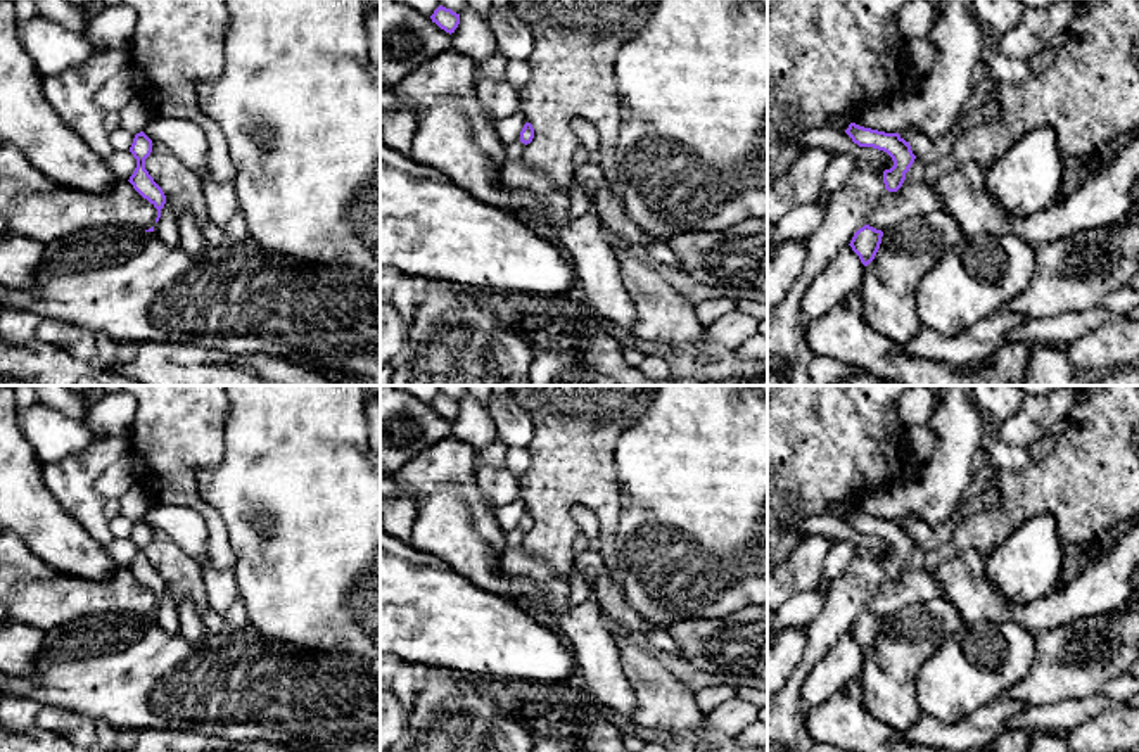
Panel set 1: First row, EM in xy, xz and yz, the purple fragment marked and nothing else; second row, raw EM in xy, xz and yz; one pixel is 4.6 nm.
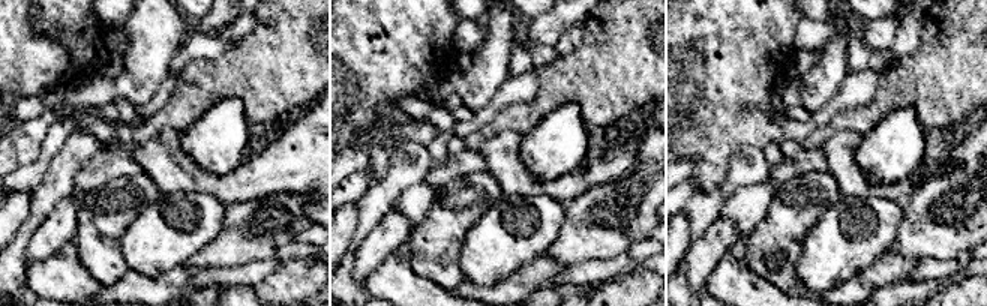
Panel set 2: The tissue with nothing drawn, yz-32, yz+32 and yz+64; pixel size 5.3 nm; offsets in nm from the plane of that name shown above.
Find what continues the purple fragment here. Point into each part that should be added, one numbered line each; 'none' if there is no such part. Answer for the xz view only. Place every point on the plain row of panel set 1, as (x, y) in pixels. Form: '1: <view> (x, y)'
none

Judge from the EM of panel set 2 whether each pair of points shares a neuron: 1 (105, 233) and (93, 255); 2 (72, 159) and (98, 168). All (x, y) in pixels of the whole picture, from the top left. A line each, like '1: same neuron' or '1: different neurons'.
1: same neuron
2: different neurons

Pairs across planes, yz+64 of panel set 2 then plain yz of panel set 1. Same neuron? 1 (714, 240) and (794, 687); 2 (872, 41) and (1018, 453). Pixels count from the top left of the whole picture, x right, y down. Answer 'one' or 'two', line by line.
1: two
2: two

